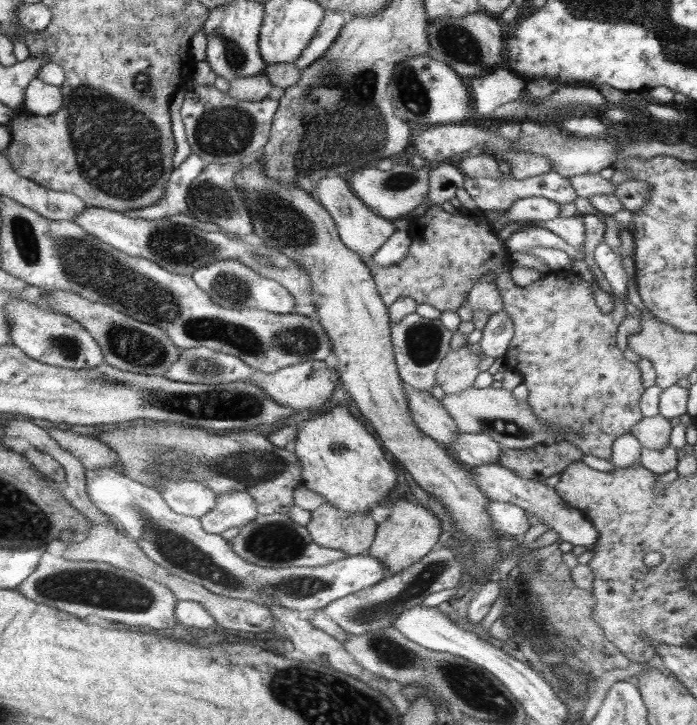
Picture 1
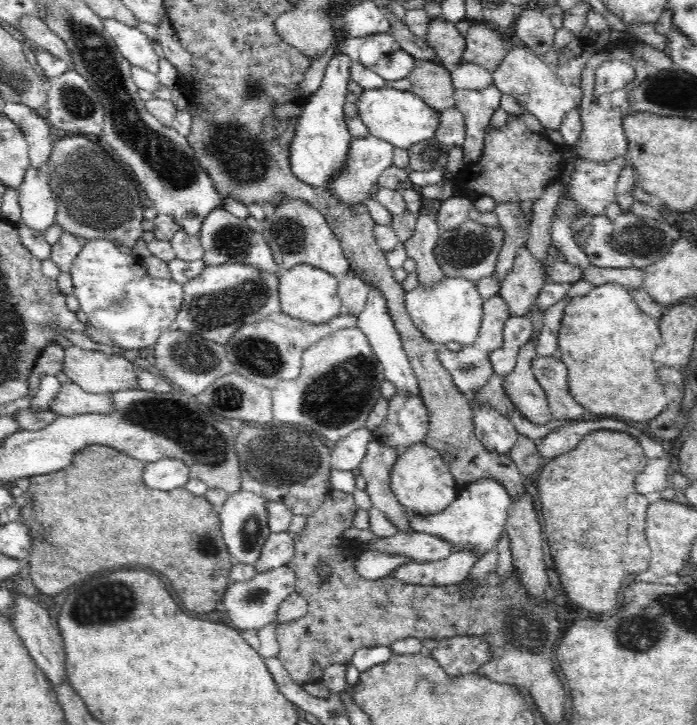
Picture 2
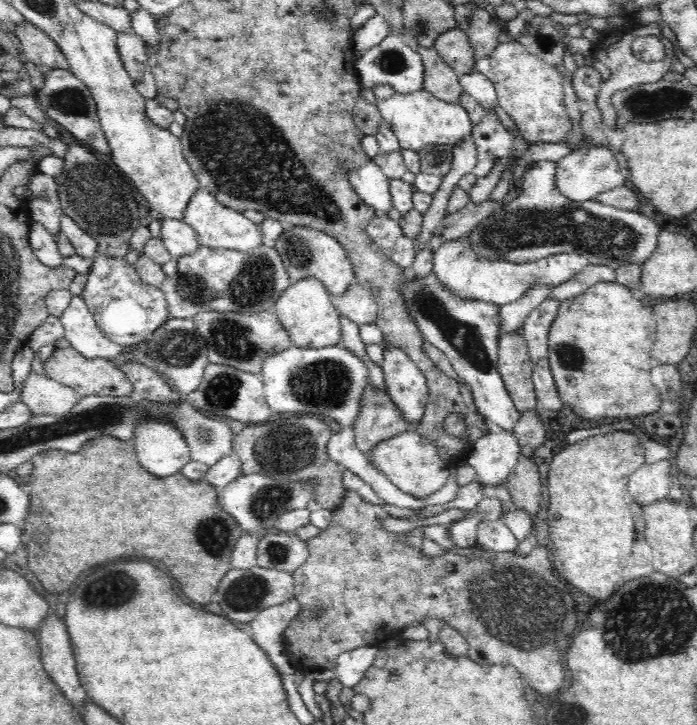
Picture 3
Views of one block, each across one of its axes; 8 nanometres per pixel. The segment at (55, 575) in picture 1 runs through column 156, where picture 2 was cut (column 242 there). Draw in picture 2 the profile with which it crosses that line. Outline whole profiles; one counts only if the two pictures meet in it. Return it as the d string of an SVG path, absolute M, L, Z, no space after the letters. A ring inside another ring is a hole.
M288 566L257 573L248 582L232 582L229 584L222 598L224 606L228 608L228 616L234 628L242 628L242 632L249 635L253 629L260 630L272 624L278 618L278 608L282 601L295 591L295 572Z

